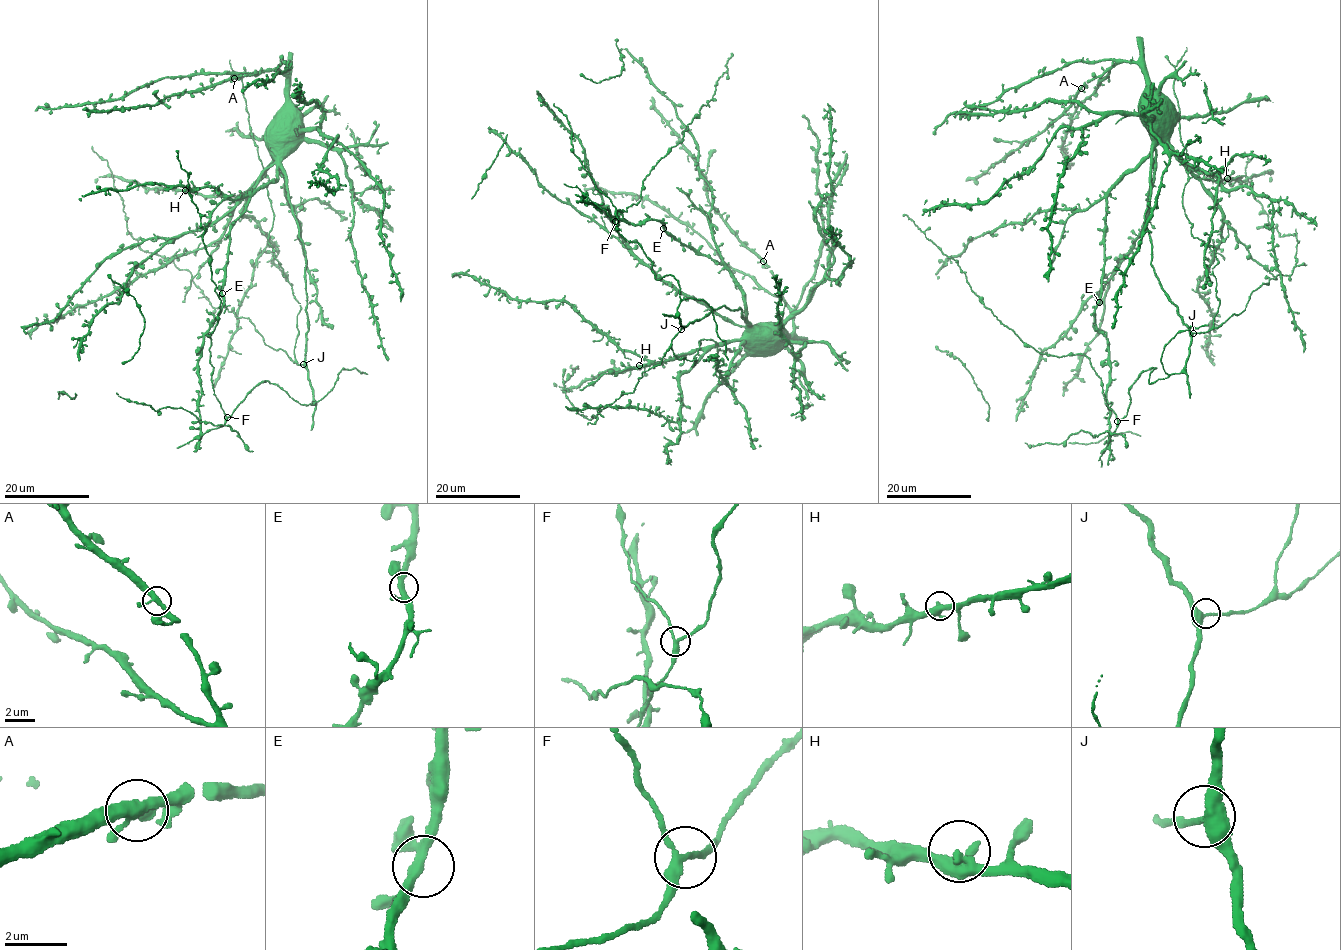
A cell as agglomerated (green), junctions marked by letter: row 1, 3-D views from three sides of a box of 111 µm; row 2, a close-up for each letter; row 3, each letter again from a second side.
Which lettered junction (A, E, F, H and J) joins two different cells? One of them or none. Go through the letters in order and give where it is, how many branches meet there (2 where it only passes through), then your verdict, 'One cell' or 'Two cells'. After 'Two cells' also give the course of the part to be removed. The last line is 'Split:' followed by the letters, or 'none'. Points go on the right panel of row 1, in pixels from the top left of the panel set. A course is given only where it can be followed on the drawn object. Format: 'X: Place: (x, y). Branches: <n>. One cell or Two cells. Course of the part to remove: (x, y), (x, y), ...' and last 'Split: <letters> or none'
A: Place: (1081, 88). Branches: 3. One cell
E: Place: (1099, 302). Branches: 3. One cell
F: Place: (1117, 421). Branches: 3. One cell
H: Place: (1227, 178). Branches: 3. One cell
J: Place: (1193, 333). Branches: 3. One cell
Split: none

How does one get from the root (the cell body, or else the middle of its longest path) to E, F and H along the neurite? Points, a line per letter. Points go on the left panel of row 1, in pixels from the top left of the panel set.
E: (279, 134), (275, 180), (249, 198), (246, 212), (231, 229), (222, 293)
F: (279, 134), (275, 180), (249, 198), (231, 229), (224, 305), (197, 361), (200, 432), (221, 426), (227, 417)
H: (279, 134), (282, 133), (282, 138), (271, 161), (246, 191), (233, 196), (203, 196), (185, 190)

